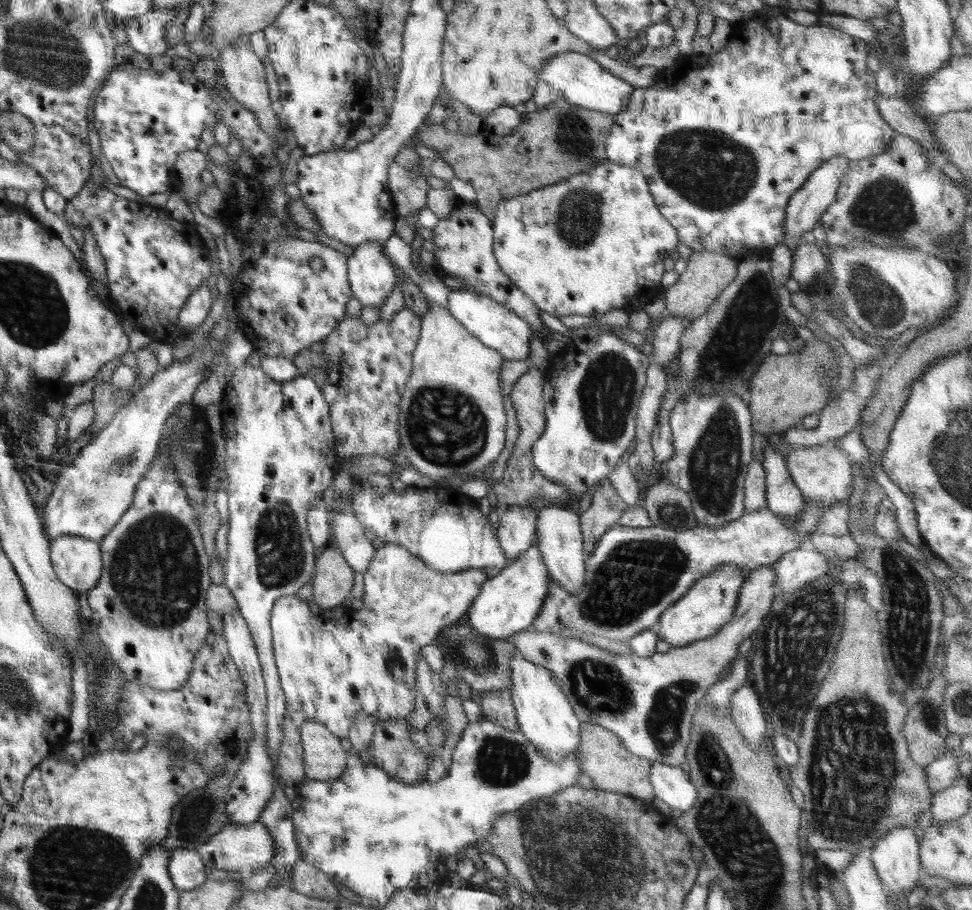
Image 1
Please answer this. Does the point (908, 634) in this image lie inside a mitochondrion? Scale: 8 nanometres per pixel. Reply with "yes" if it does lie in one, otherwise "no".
yes

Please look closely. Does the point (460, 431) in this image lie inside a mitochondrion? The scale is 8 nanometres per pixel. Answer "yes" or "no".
yes

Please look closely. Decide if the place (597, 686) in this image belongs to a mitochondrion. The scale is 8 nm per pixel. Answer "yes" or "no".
yes

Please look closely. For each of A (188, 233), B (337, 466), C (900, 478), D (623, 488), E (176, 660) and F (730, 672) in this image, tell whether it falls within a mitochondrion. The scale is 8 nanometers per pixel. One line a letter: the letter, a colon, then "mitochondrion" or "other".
A: other
B: other
C: other
D: other
E: other
F: other

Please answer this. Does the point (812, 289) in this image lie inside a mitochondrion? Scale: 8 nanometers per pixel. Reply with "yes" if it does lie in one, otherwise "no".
no

